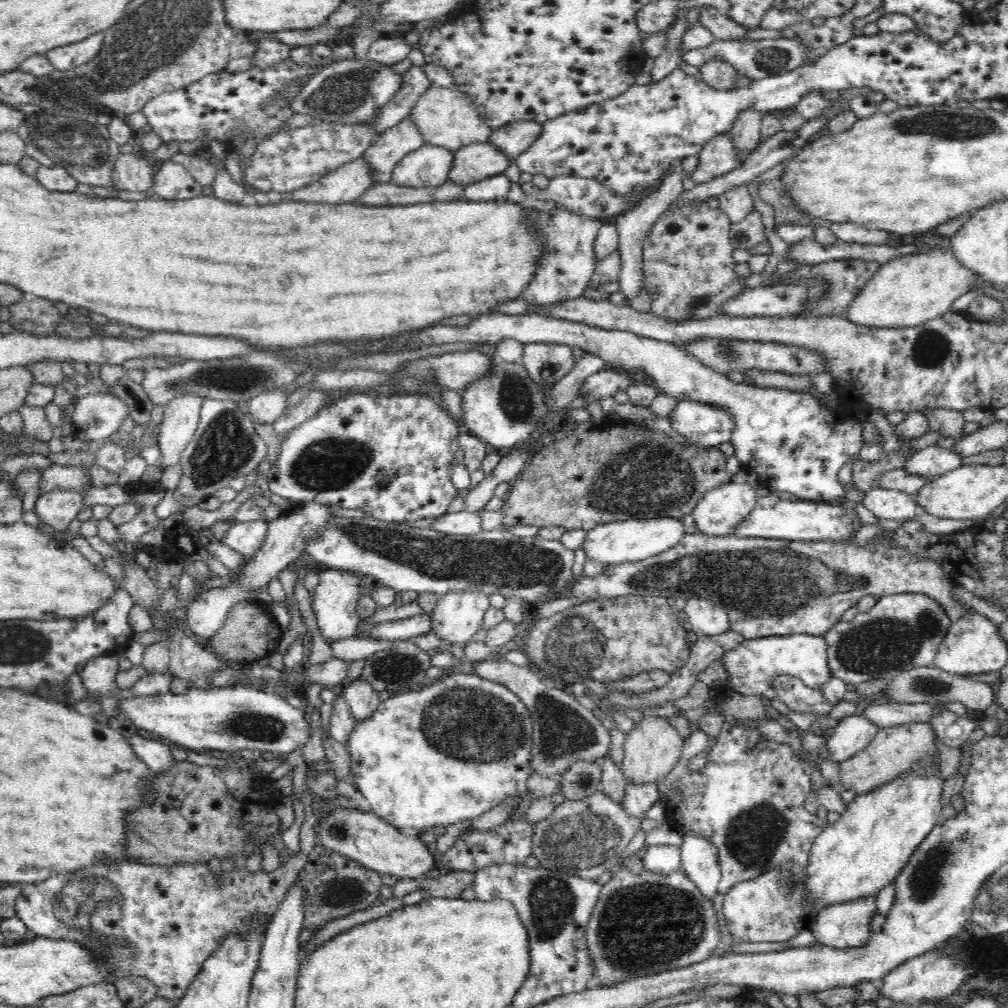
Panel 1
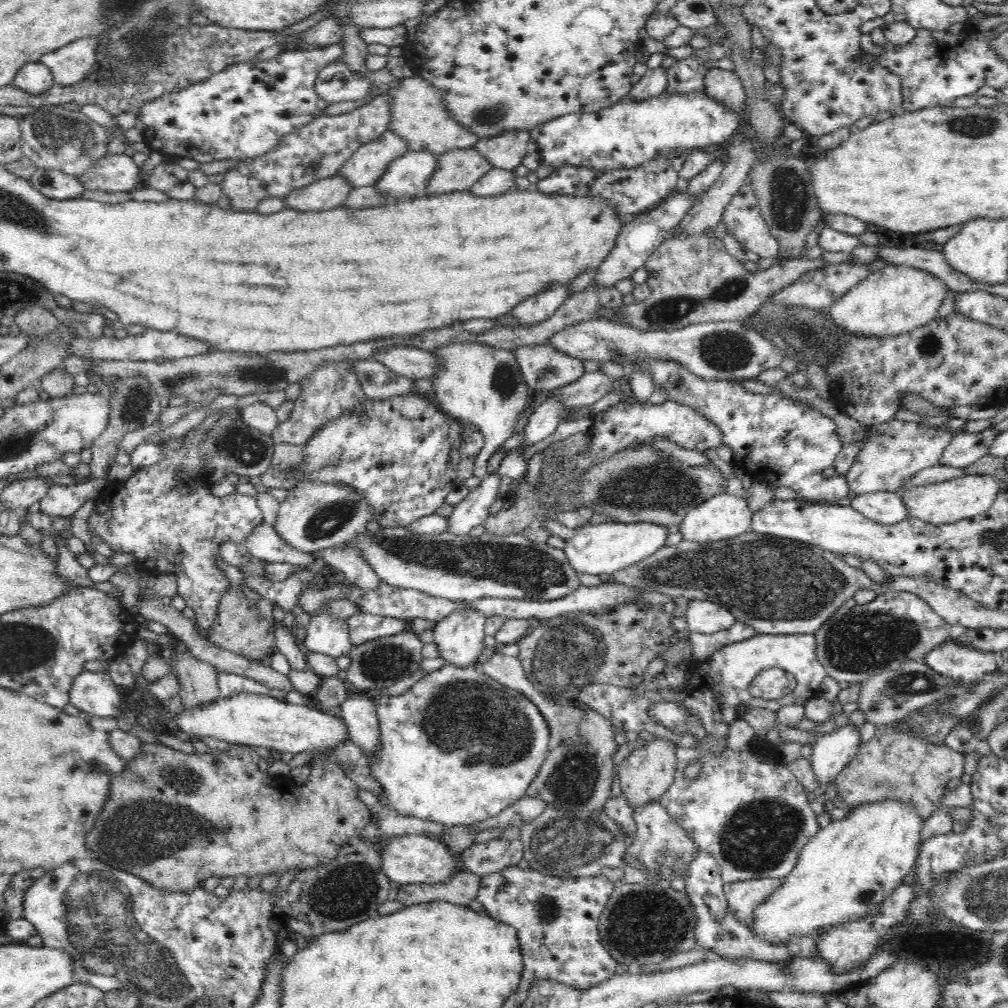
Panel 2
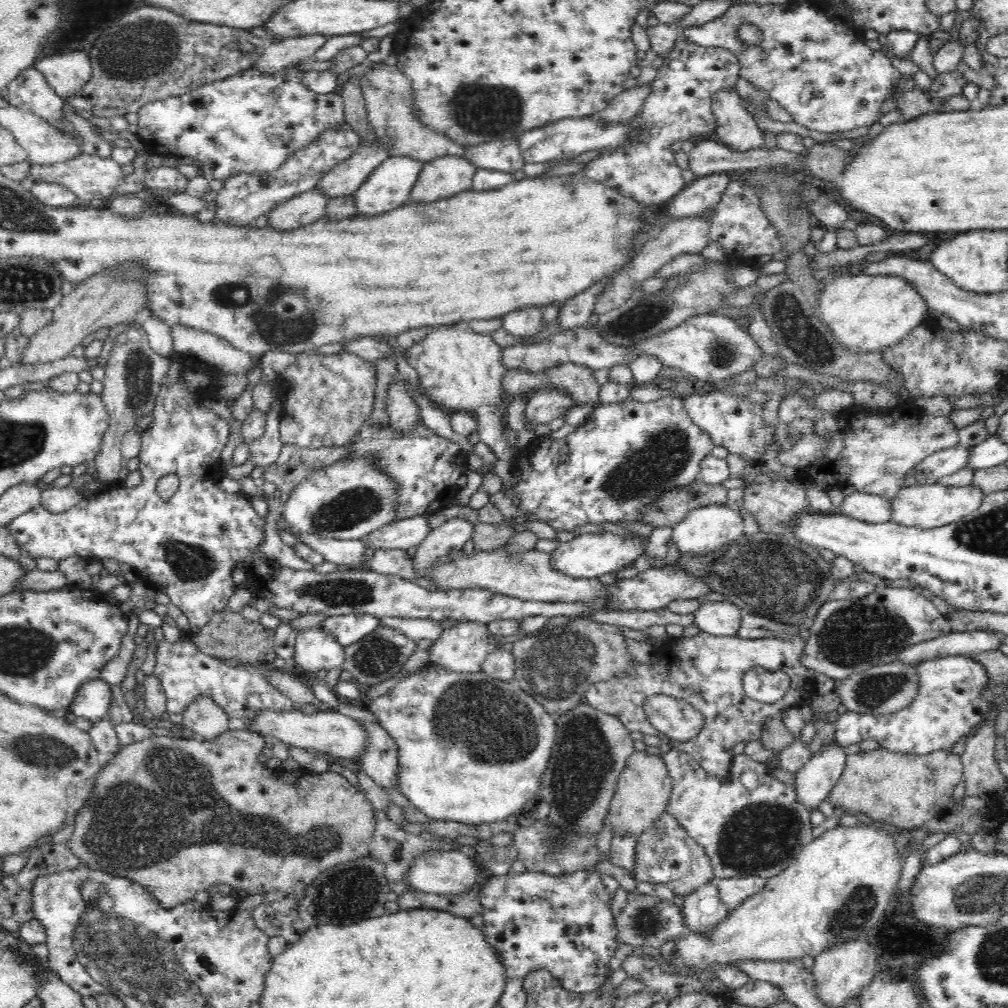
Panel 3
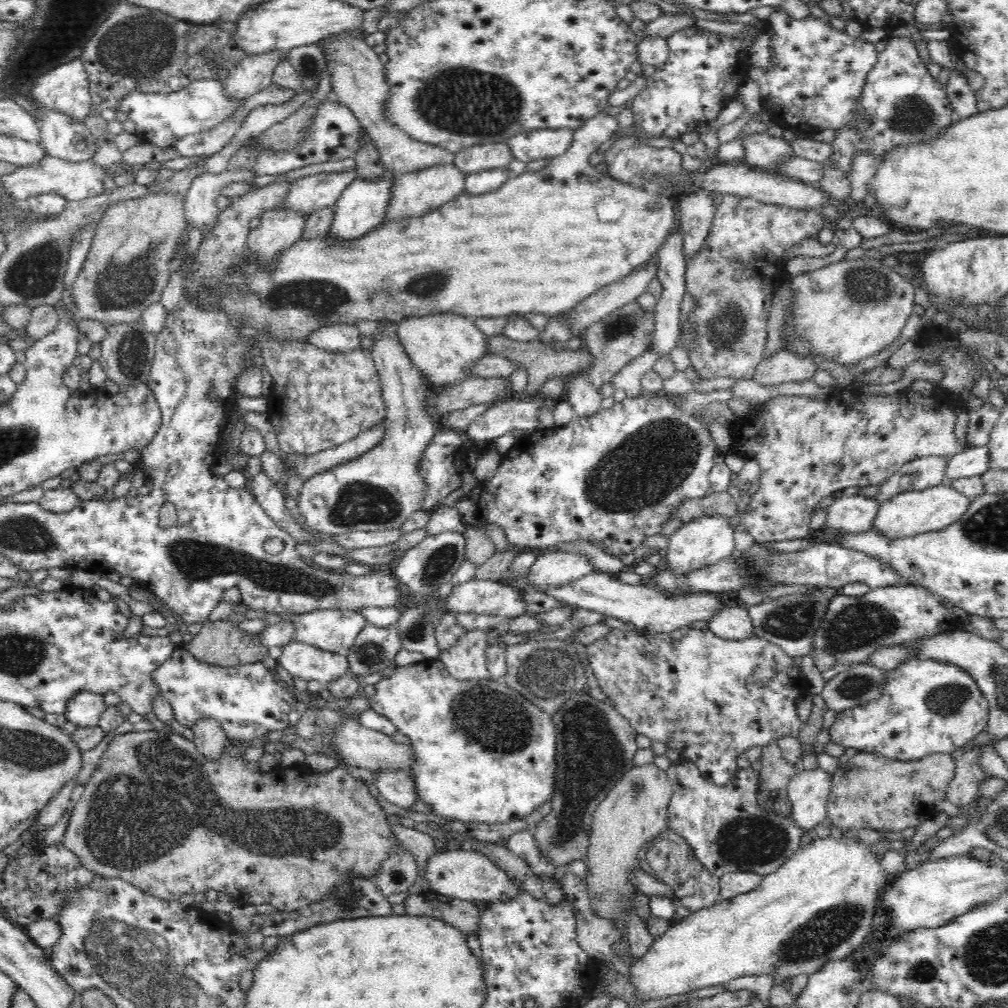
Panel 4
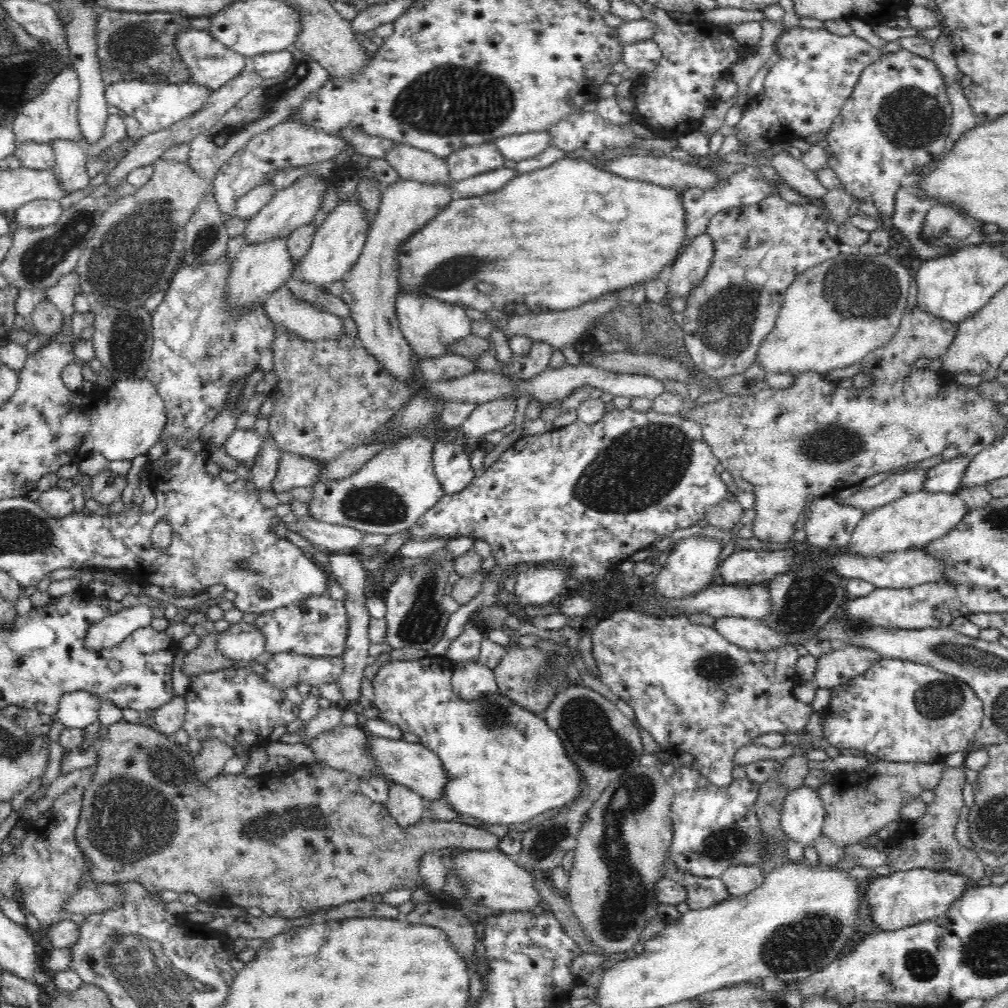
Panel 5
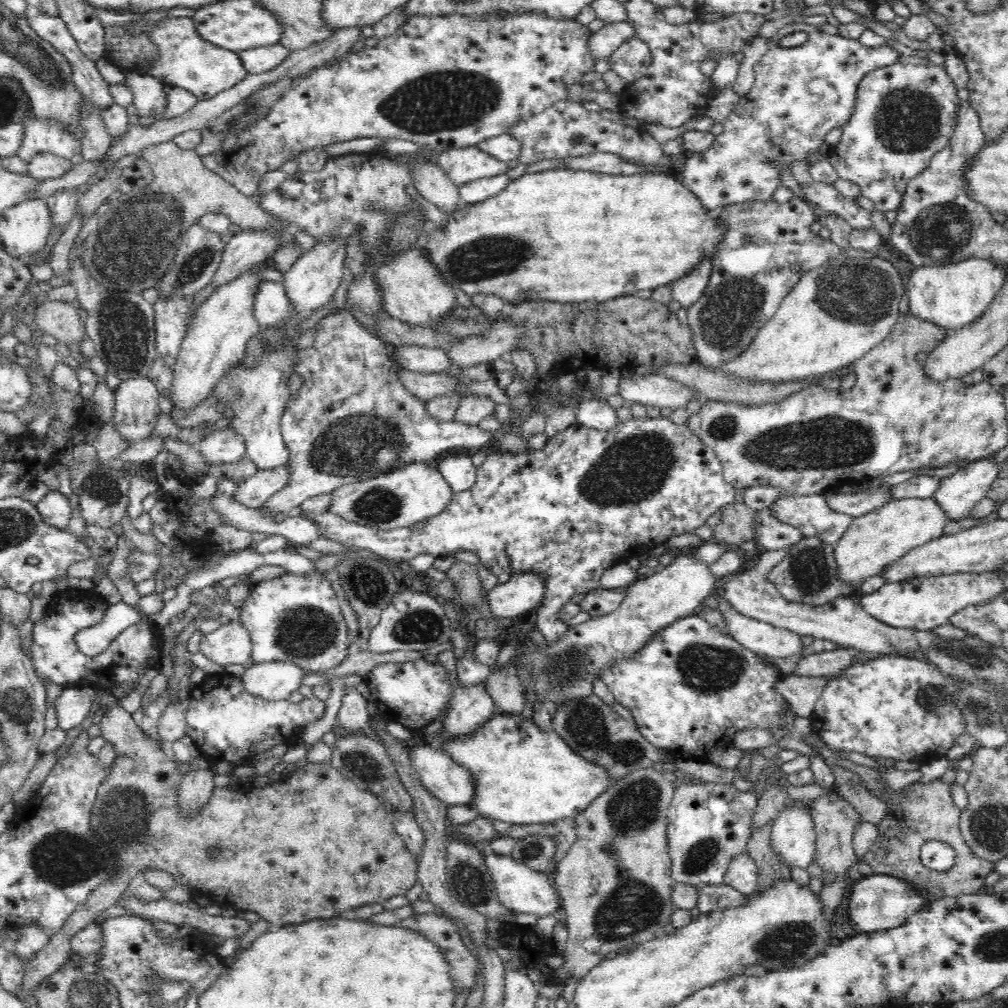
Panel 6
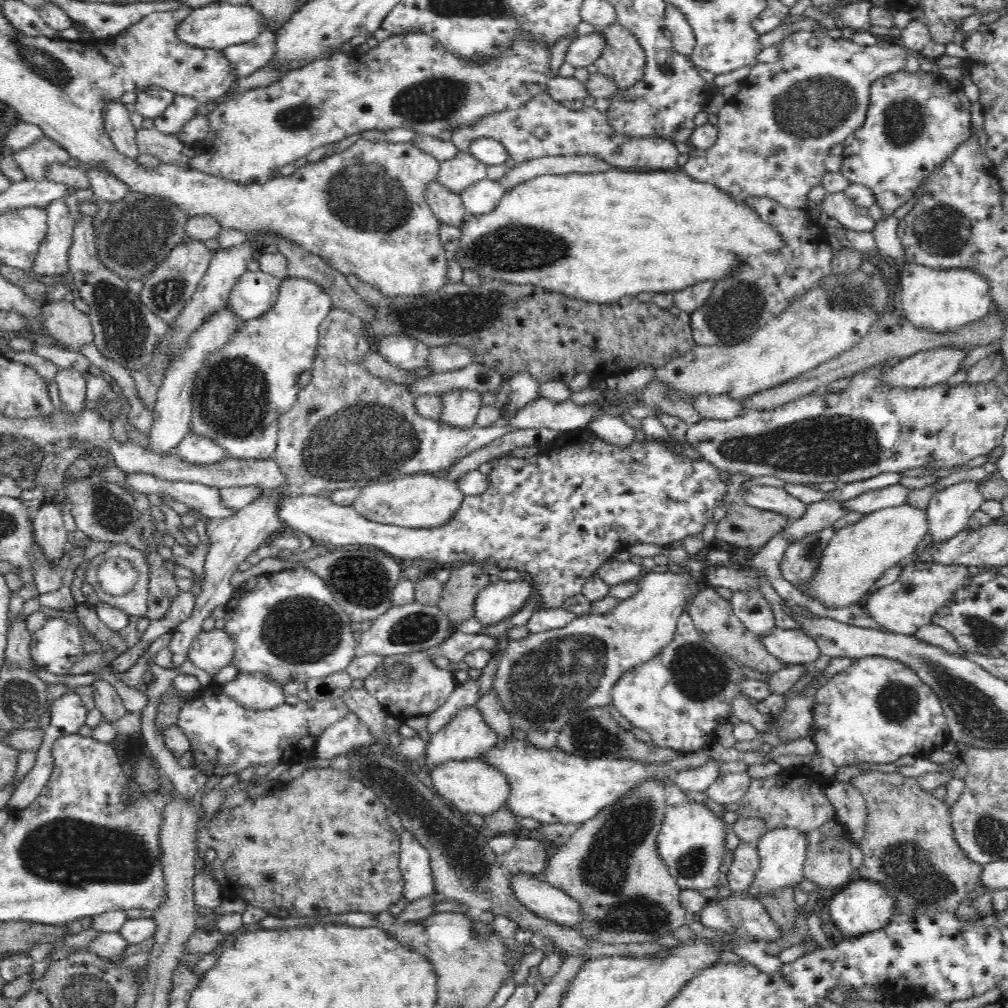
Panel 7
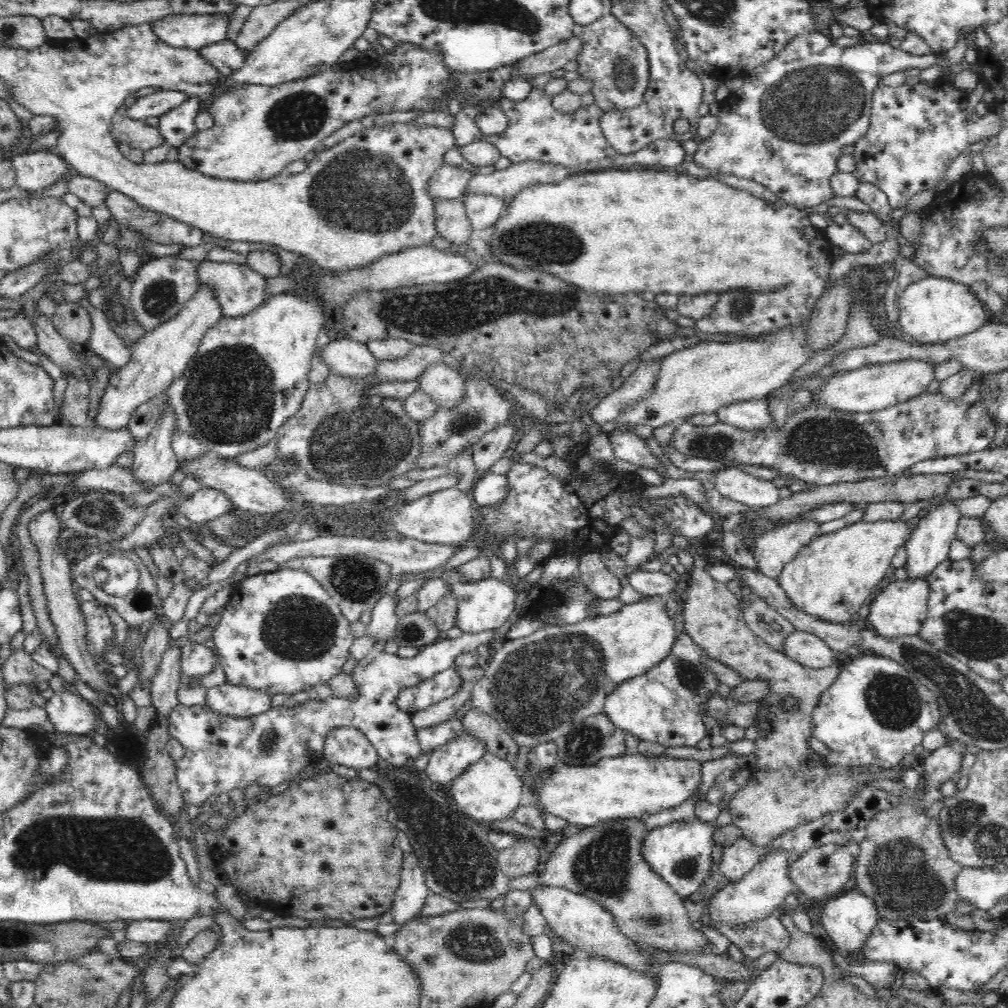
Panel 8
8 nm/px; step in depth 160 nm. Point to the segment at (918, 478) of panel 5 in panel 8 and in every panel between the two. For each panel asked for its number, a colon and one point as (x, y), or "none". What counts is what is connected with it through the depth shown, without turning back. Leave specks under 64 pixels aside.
6: (848, 501)
7: (820, 515)
8: (775, 548)

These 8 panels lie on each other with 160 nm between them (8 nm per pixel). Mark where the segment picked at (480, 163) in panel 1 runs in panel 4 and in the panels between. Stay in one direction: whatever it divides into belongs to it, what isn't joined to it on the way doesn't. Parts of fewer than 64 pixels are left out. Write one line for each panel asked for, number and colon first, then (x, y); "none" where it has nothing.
2: (458, 170)
3: (445, 176)
4: (413, 194)

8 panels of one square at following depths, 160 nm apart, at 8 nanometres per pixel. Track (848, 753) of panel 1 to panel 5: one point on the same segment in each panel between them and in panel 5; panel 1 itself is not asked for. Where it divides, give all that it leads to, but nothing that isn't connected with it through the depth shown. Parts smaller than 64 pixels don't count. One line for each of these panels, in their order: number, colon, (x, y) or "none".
2: (832, 751)
3: (815, 780)
4: (808, 791)
5: (803, 814)

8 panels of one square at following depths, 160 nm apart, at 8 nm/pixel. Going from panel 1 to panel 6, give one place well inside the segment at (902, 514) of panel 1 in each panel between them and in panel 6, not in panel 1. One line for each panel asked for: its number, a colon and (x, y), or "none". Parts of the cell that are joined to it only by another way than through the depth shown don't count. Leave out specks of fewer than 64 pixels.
2: (884, 507)
3: (871, 508)
4: (857, 513)
5: (830, 523)
6: (812, 515)

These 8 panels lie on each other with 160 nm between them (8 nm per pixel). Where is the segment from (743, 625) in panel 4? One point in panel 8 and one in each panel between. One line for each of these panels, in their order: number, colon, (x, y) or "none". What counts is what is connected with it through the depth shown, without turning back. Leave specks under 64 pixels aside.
5: (751, 634)
6: (759, 637)
7: (793, 646)
8: (803, 647)

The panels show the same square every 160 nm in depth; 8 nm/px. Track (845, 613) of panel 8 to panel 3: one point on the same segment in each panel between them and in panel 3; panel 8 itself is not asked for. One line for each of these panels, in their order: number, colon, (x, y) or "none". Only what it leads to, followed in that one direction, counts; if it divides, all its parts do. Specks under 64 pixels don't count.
3: (929, 506)
4: (911, 513)
5: (914, 520)
6: (879, 538)
7: (856, 555)

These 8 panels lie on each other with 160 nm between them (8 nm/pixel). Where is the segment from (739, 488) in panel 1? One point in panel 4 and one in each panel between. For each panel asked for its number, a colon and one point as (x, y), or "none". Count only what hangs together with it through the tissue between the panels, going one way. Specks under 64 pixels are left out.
2: (723, 516)
3: (704, 529)
4: (705, 540)

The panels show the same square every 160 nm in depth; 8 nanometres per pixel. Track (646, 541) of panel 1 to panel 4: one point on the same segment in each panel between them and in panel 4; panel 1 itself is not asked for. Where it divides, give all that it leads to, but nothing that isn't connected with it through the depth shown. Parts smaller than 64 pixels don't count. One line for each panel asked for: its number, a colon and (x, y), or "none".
2: (605, 548)
3: (588, 555)
4: (553, 568)

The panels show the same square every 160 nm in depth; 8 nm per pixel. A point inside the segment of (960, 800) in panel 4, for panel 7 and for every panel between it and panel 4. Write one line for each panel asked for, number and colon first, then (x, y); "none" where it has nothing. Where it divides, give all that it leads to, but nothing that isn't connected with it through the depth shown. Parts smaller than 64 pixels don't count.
5: (930, 843)
6: (927, 813)
7: (910, 848)

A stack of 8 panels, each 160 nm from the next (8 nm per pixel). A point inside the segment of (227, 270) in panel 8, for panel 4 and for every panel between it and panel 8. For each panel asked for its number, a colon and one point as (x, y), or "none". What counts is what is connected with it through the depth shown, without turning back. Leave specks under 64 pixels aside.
4: (342, 338)
5: (308, 324)
6: (272, 307)
7: (251, 297)

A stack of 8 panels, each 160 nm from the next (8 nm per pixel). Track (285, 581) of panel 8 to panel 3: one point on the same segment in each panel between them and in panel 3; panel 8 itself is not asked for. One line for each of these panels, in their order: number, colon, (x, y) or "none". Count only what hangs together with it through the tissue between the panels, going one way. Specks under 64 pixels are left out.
3: (348, 629)
4: (335, 630)
5: (319, 626)
6: (297, 618)
7: (287, 624)

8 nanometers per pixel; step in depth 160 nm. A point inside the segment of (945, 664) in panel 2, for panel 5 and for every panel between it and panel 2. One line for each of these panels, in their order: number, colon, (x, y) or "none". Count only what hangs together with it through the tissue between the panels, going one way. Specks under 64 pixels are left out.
3: (948, 707)
4: (928, 707)
5: (902, 712)

